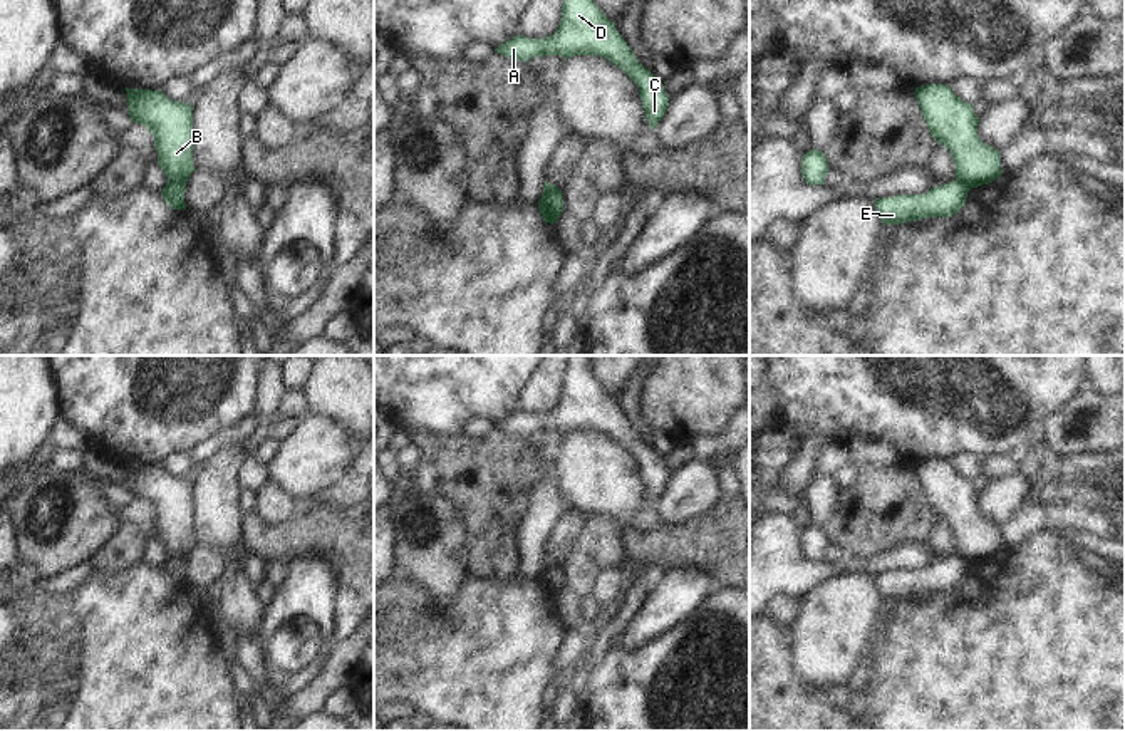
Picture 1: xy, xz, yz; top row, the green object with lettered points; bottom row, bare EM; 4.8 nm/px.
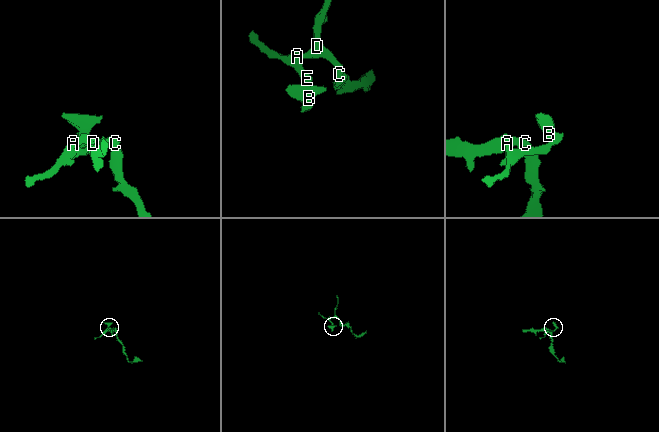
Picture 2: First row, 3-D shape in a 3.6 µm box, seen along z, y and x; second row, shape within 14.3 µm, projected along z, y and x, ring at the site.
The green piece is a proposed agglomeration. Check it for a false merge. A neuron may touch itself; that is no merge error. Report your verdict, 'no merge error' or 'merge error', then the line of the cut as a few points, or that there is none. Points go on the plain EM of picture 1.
merge error; cut in xy along (168, 555), (185, 560)

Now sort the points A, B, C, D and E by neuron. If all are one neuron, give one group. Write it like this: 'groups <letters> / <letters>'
groups A C D E / B

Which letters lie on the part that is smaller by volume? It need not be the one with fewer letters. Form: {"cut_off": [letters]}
{"cut_off": ["B"]}

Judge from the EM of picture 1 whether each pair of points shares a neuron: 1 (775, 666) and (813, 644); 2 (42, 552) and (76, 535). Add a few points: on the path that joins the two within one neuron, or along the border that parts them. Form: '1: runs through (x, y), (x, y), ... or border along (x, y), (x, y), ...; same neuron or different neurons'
1: border along (792, 624), (793, 673), (805, 684), (817, 688); different neurons
2: runs through (51, 545), (56, 545), (67, 535); same neuron

